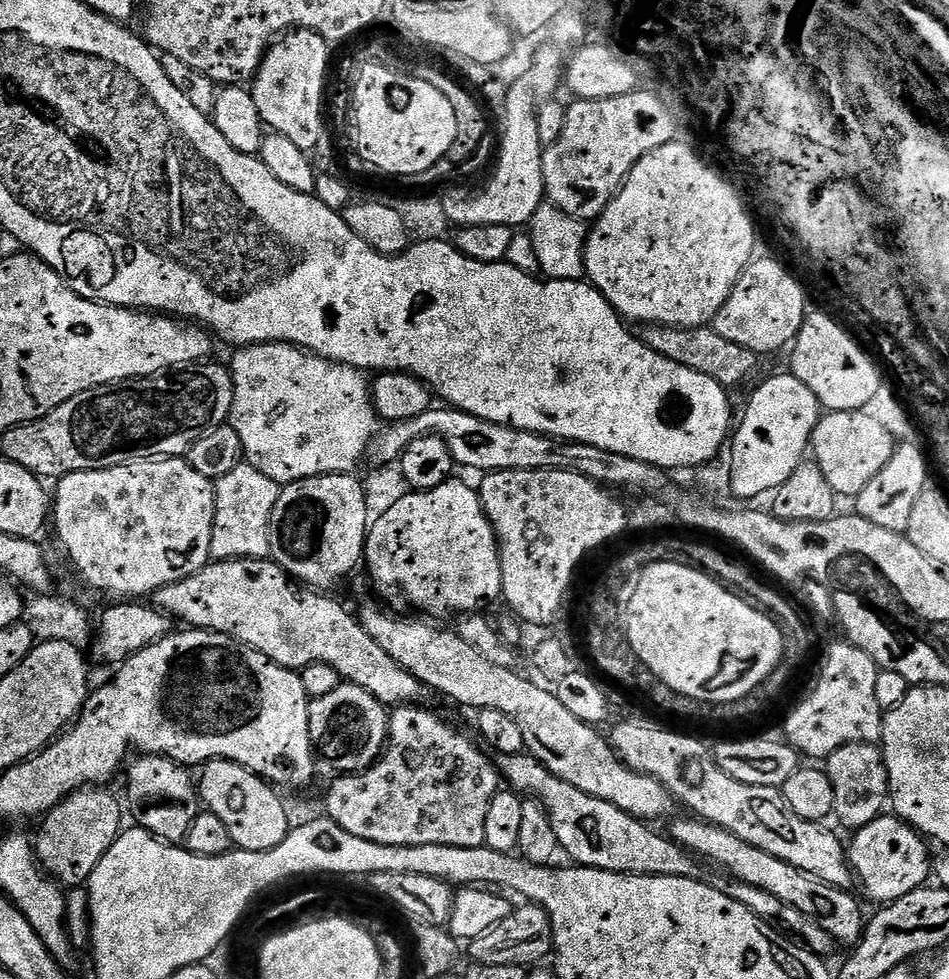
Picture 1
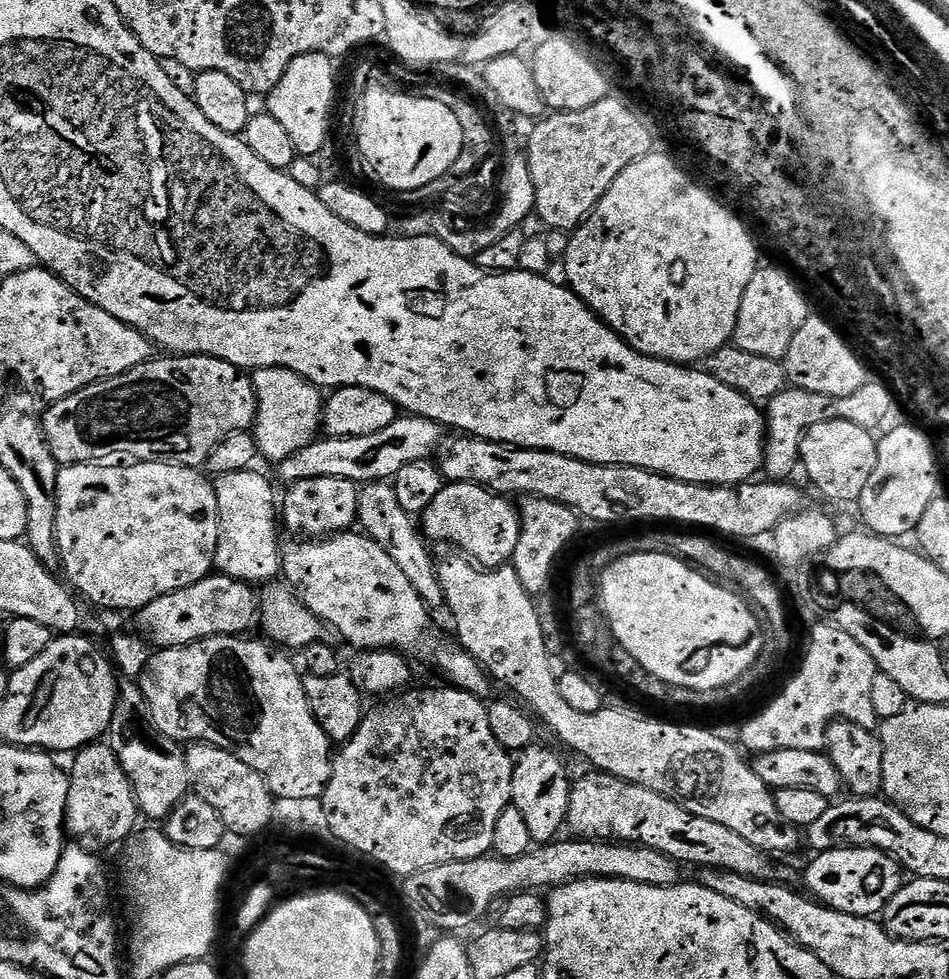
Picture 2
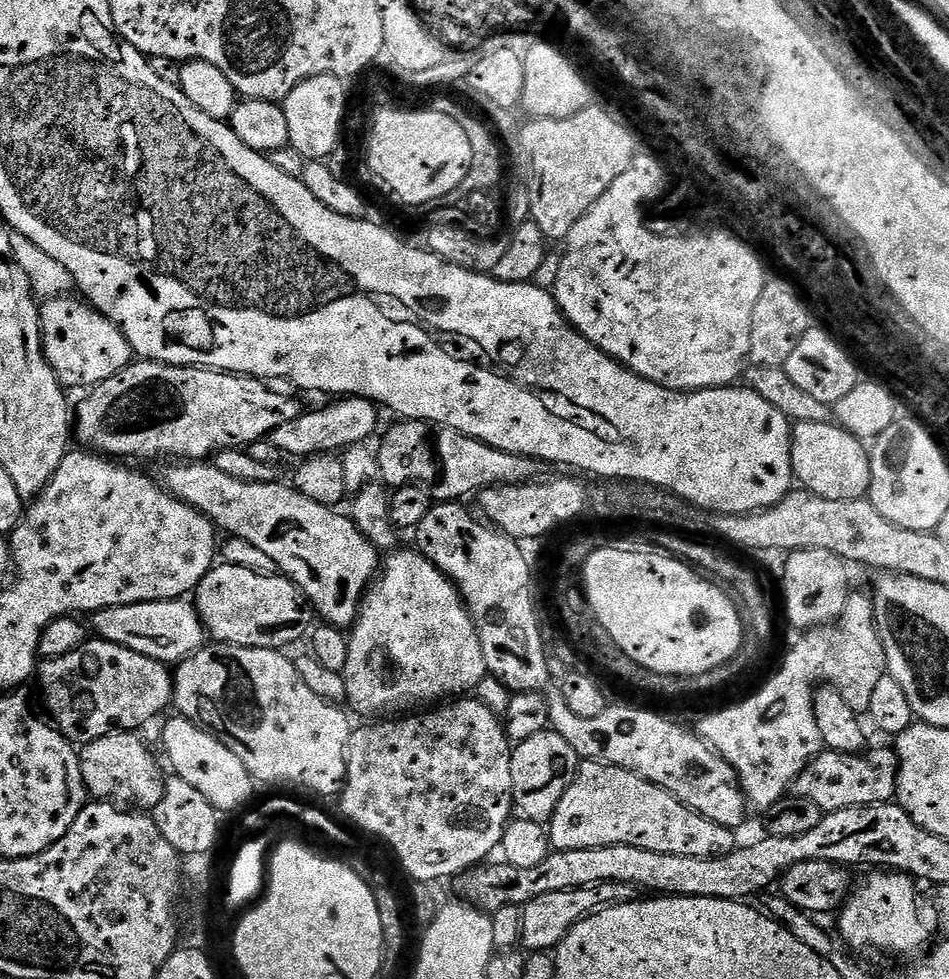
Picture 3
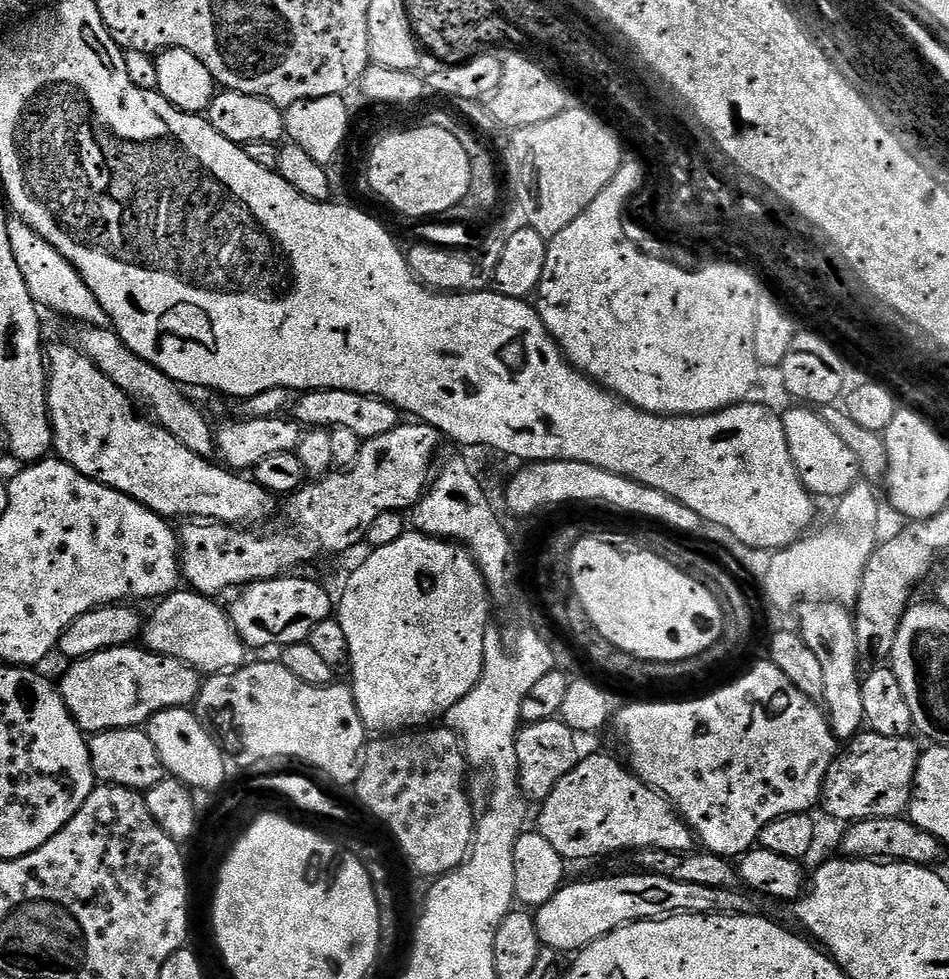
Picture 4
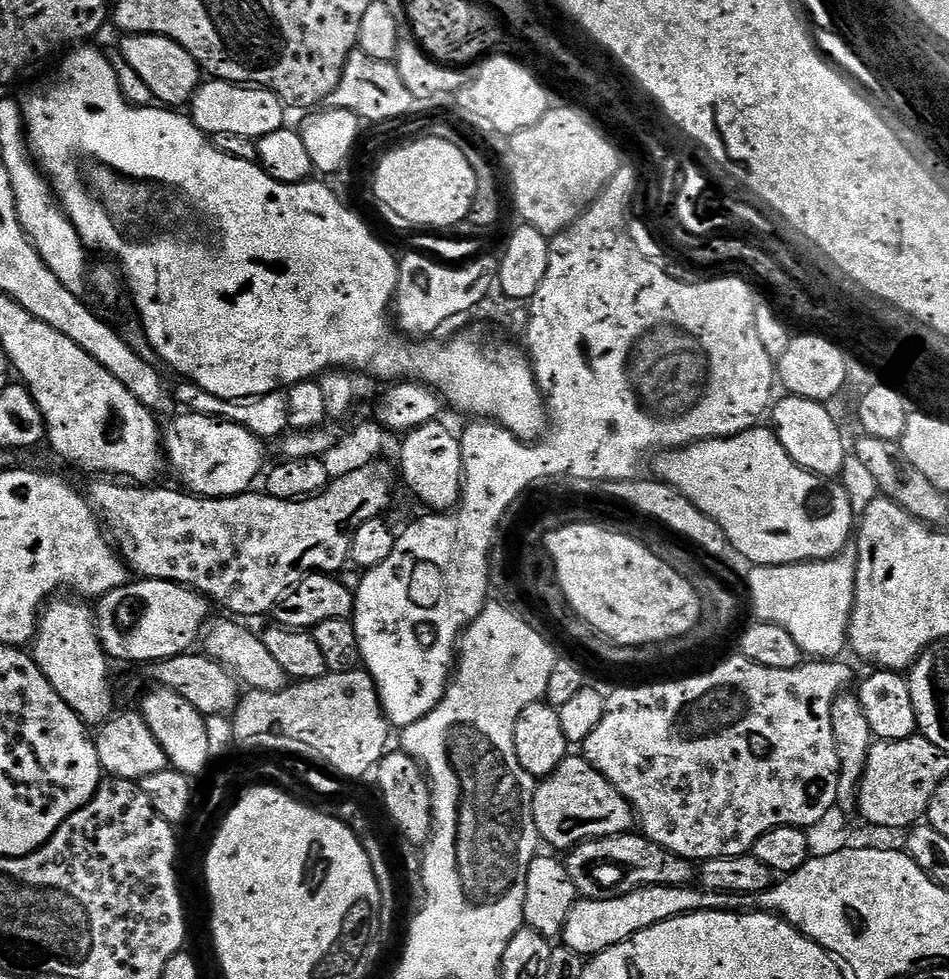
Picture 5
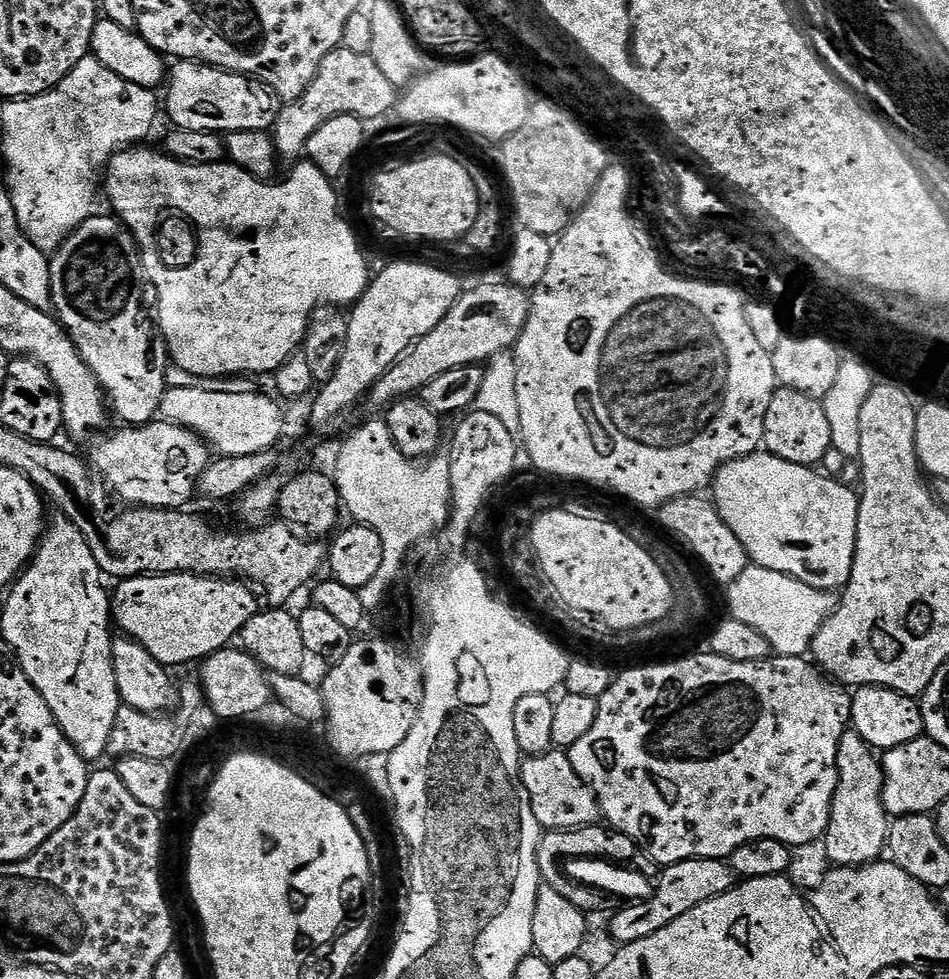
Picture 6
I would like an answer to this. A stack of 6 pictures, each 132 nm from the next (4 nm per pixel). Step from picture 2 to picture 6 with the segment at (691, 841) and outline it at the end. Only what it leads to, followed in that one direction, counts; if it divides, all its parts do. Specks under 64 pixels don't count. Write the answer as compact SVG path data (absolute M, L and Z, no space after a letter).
M553 750L543 752L541 756L527 757L521 763L520 777L526 786L526 794L530 794L530 806L541 829L584 828L601 819L596 795L574 770L567 751Z

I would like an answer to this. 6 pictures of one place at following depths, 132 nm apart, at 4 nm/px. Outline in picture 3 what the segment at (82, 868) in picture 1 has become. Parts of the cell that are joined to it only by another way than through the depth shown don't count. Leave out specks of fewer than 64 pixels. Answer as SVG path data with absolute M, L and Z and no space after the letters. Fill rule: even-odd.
M115 732L79 749L82 778L89 797L104 802L115 798L136 810L154 810L162 802L166 775L154 753L136 732ZM112 796L117 796L112 797ZM120 799L120 800L119 800ZM125 800L125 801L124 801Z

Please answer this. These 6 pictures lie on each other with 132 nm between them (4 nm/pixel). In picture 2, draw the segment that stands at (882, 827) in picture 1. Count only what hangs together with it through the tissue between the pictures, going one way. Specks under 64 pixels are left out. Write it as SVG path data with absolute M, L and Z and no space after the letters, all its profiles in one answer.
M835 848L811 857L804 872L803 887L826 908L842 914L876 918L906 883L906 873L890 854L877 848Z

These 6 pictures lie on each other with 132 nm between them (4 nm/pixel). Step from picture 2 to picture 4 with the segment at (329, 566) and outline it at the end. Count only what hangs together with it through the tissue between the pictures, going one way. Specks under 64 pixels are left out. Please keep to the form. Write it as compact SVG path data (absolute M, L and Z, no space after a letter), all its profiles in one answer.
M56 344L52 348L52 345L51 345L51 347L49 347L46 352L46 363L48 366L48 413L52 418L55 455L59 457L59 459L65 460L65 462L67 462L70 466L74 466L74 470L78 470L82 474L86 474L86 478L90 478L91 480L97 480L98 482L102 482L106 486L110 486L114 490L118 490L122 494L126 494L127 496L129 496L130 498L134 498L138 502L142 502L143 504L145 504L147 508L149 508L150 510L154 510L157 514L165 518L173 518L172 516L188 516L184 518L191 518L193 521L196 521L196 522L215 522L217 524L246 526L246 525L249 525L247 524L248 522L260 522L264 518L270 517L275 512L276 504L278 504L277 497L273 496L272 493L266 491L266 489L264 489L262 485L256 483L255 479L248 477L248 480L247 480L247 478L244 477L247 475L241 474L239 471L233 470L227 466L221 466L219 463L217 463L218 465L211 464L213 461L209 459L209 457L199 456L198 454L194 454L194 450L188 449L187 446L182 446L182 442L178 442L178 438L174 438L174 434L170 434L169 432L166 431L166 429L161 428L159 424L153 422L151 419L148 419L149 421L143 420L143 418L140 417L139 414L135 412L135 410L137 411L137 409L134 407L133 401L130 399L130 397L128 397L128 395L125 394L125 392L121 390L121 388L119 388L118 386L114 386L114 382L110 378L106 378L106 374L102 374L102 370L98 370L96 368L95 362L93 362L93 360L91 360L89 356L84 355L83 351L81 351L79 347L74 346L74 348L71 348L71 346L68 344Z

